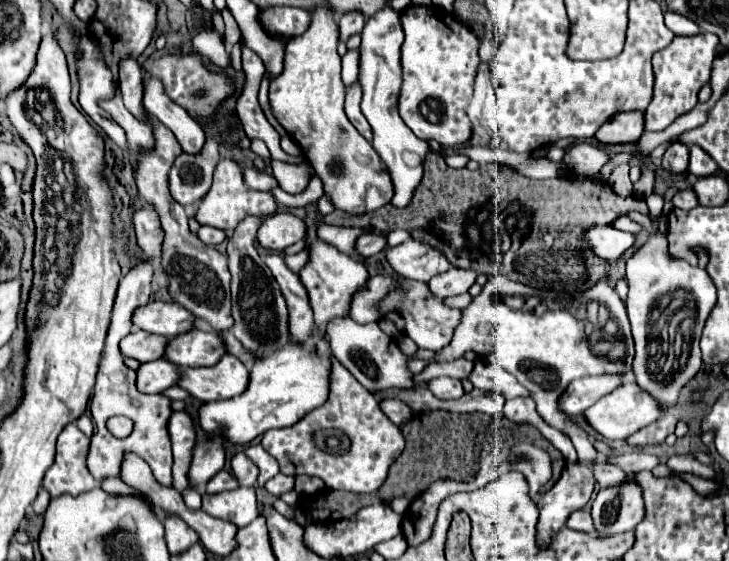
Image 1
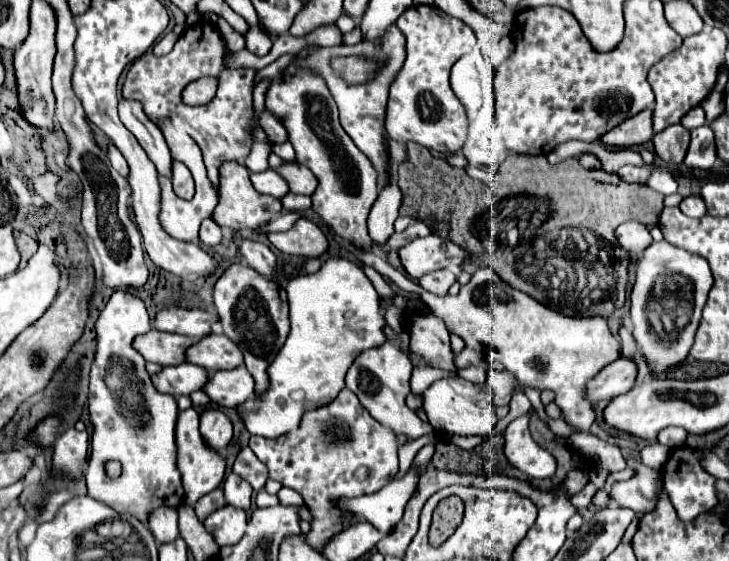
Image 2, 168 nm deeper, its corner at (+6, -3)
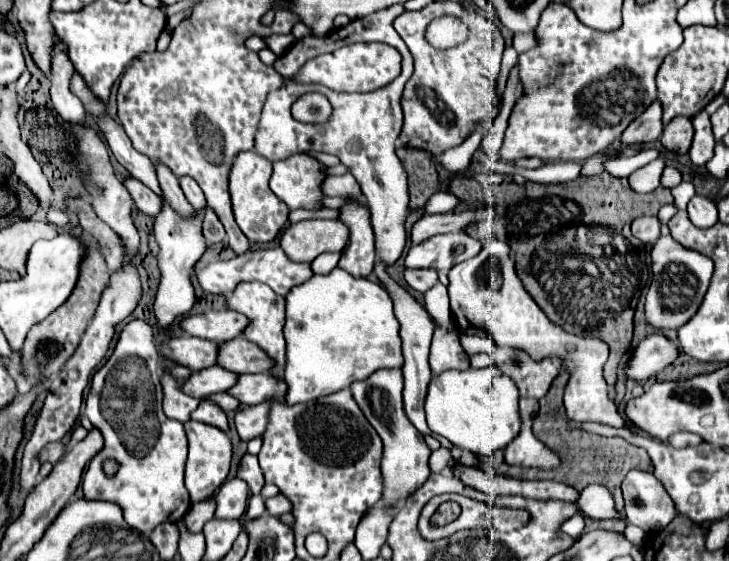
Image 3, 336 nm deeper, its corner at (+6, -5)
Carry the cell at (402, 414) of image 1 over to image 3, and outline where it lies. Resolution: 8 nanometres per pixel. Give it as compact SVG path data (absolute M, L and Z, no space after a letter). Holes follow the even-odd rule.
M383 261L375 263L373 273L379 277L379 281L383 283L383 287L387 289L387 293L393 299L393 307L395 307L395 317L401 323L401 341L403 341L403 377L405 377L405 389L403 389L403 403L405 403L405 413L409 417L409 421L421 431L427 433L427 423L425 423L425 411L423 411L423 401L427 395L427 385L431 381L431 369L427 363L427 355L429 355L429 345L431 345L431 337L433 337L433 329L435 323L431 319L431 315L427 313L427 309L403 287L399 287L393 277L387 273L387 265L383 265Z

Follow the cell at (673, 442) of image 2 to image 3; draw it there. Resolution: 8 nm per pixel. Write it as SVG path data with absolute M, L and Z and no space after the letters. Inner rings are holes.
M673 433L669 437L669 445L671 447L695 447L699 445L703 439L695 433Z

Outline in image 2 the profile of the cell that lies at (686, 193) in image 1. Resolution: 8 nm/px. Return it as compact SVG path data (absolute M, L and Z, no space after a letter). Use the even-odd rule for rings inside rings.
M689 195L689 197L685 197L679 207L681 207L681 211L683 211L687 217L693 217L693 219L699 219L699 217L707 215L705 201L703 201L699 195Z

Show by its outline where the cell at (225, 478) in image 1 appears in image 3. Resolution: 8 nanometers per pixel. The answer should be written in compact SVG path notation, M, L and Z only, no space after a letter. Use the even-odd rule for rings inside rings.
M207 499L207 501L199 501L191 505L191 509L185 515L185 523L189 531L199 533L203 531L203 525L211 521L213 517L215 517L215 499Z

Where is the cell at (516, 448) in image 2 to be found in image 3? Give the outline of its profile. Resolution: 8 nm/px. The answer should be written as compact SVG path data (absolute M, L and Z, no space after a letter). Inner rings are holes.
M521 427L519 435L505 449L505 463L525 469L557 469L561 465L559 455L545 447L529 427Z

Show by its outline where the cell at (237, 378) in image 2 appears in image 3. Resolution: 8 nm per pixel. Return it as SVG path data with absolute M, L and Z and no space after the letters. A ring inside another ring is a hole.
M257 373L257 375L239 375L237 383L227 391L235 399L239 399L241 405L255 405L265 401L267 397L283 399L285 395L285 381L271 379L271 375Z

